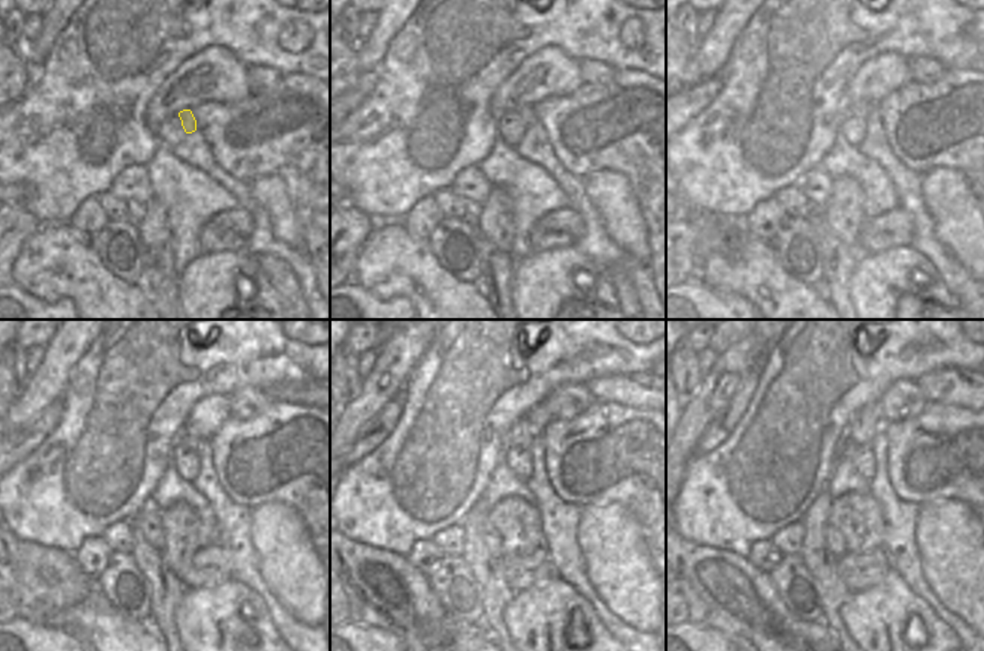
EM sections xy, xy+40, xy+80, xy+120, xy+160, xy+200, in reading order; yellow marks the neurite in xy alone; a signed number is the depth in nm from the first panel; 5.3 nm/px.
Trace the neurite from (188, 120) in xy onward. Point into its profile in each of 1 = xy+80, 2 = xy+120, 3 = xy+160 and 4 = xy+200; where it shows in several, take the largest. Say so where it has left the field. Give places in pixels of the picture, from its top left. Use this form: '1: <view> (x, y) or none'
1: xy+80 (863, 108)
2: xy+120 (188, 440)
3: xy+160 (521, 435)
4: xy+200 (867, 420)

